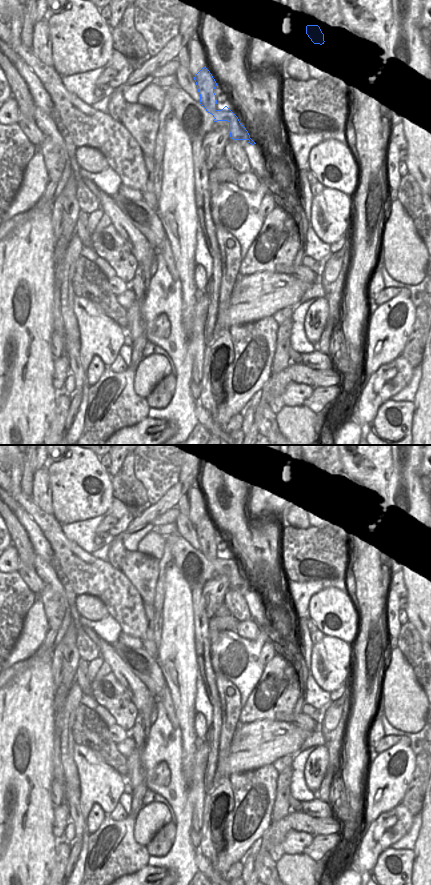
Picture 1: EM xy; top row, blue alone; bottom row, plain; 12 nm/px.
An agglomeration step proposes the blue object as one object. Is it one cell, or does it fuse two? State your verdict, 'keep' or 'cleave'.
cleave

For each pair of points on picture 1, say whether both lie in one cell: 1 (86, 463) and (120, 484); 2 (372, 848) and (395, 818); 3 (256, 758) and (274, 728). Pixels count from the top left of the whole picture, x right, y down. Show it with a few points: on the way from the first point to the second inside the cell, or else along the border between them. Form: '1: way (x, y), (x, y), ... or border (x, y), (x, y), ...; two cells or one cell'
1: border (108, 478), (111, 494), (114, 497); two cells
2: way (374, 841), (390, 825); one cell
3: way (256, 751), (270, 735); one cell

